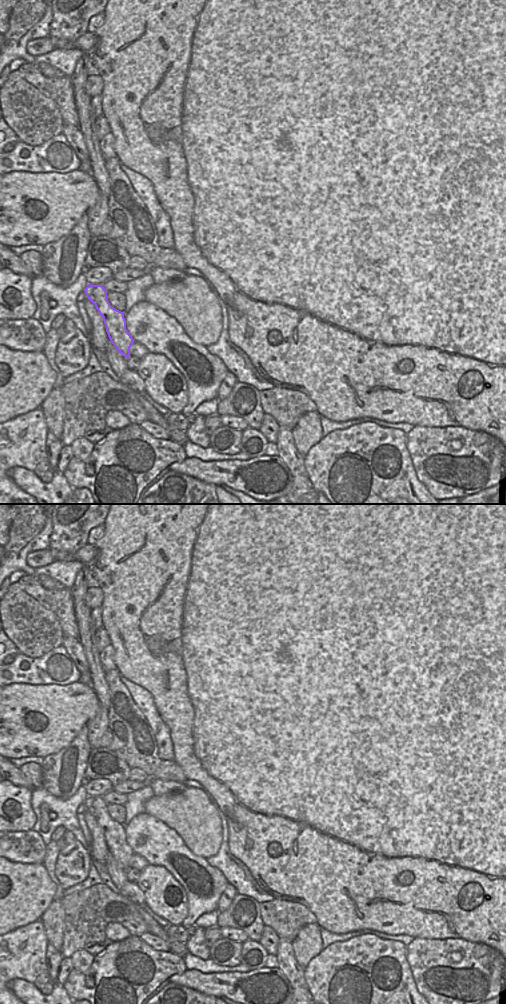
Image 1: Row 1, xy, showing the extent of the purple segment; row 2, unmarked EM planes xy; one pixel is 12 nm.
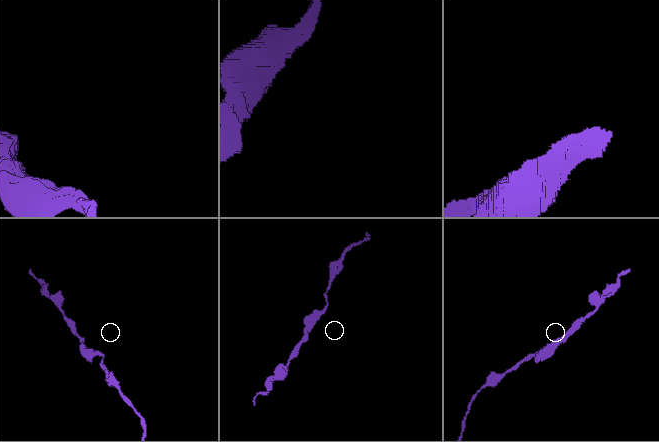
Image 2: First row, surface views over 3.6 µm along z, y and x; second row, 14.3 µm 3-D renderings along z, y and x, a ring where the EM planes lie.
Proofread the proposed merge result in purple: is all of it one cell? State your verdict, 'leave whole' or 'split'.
leave whole

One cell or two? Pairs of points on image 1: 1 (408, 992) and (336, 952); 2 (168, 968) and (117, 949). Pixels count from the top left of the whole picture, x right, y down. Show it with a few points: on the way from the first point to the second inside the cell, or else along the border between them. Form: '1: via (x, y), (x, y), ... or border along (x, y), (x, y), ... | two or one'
1: via (402, 969), (394, 956), (367, 955), (359, 952) | one
2: via (155, 961), (146, 952), (130, 949) | one

